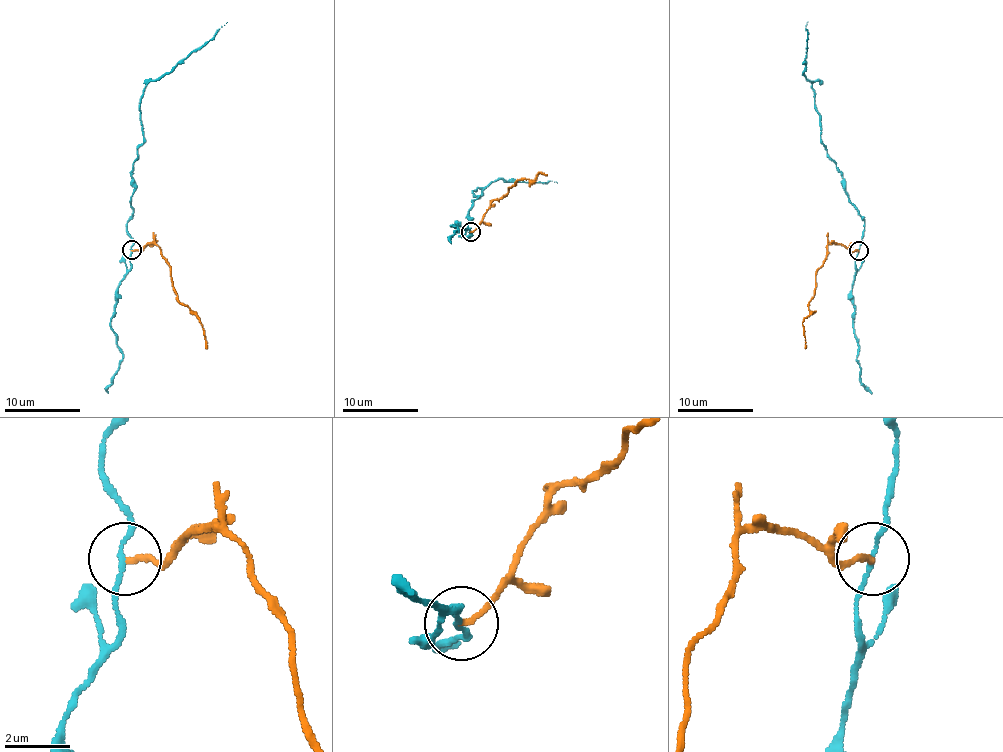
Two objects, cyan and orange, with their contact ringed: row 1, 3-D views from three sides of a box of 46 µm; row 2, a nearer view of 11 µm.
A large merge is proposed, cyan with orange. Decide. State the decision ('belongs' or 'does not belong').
does not belong

